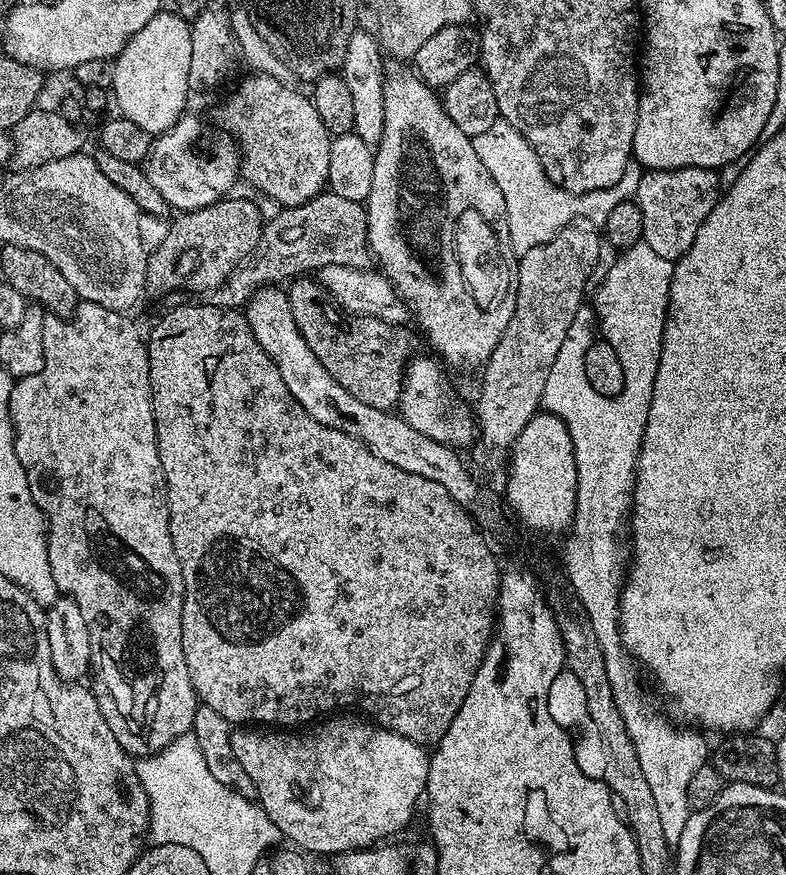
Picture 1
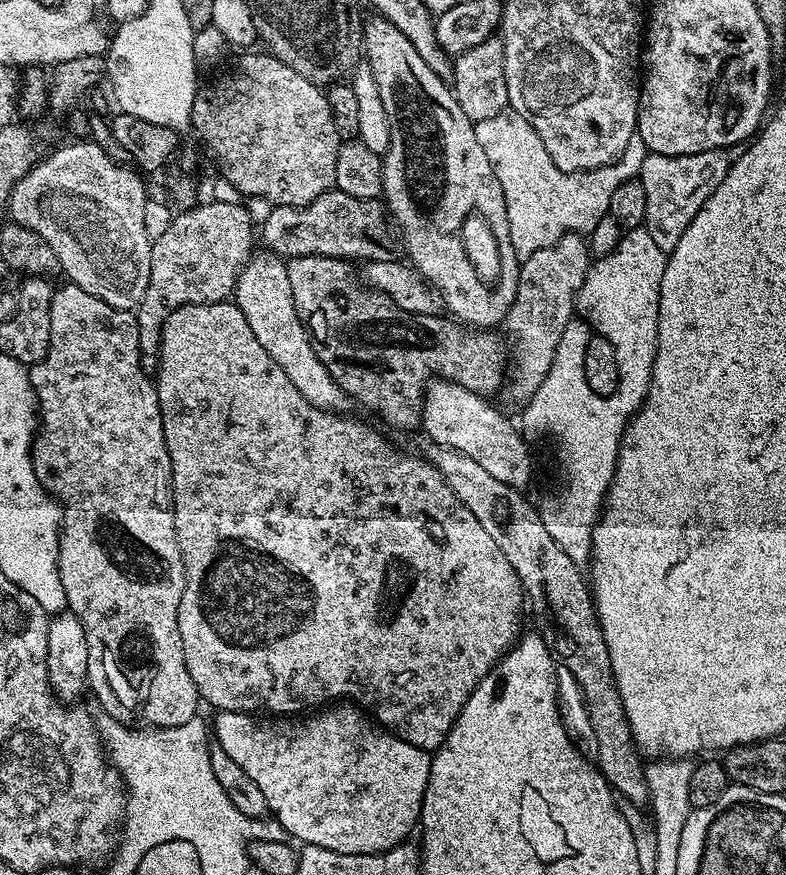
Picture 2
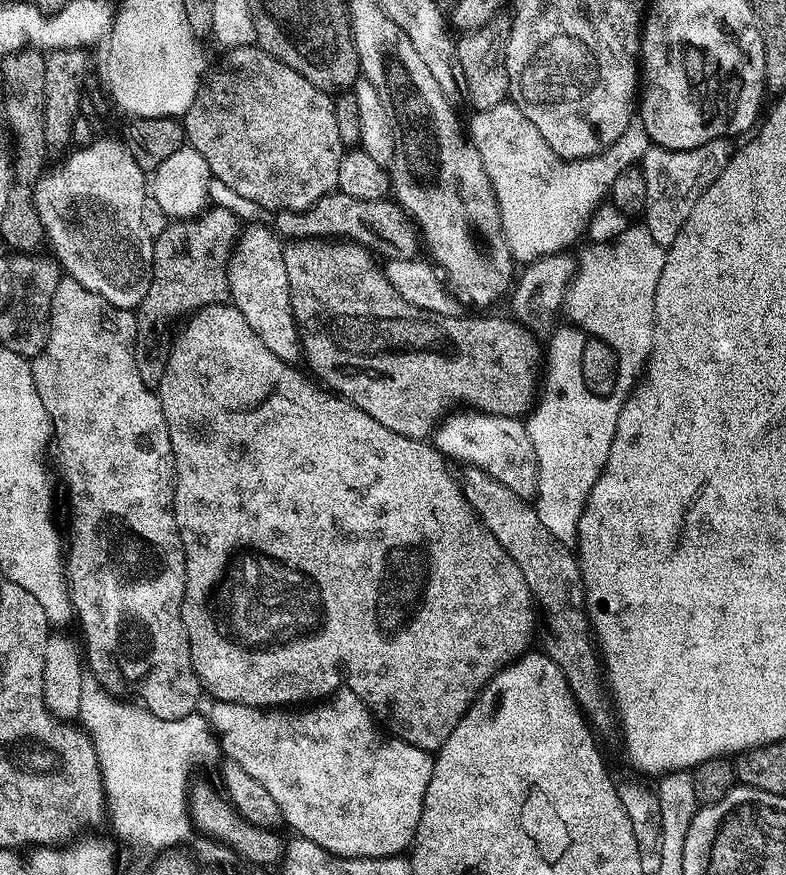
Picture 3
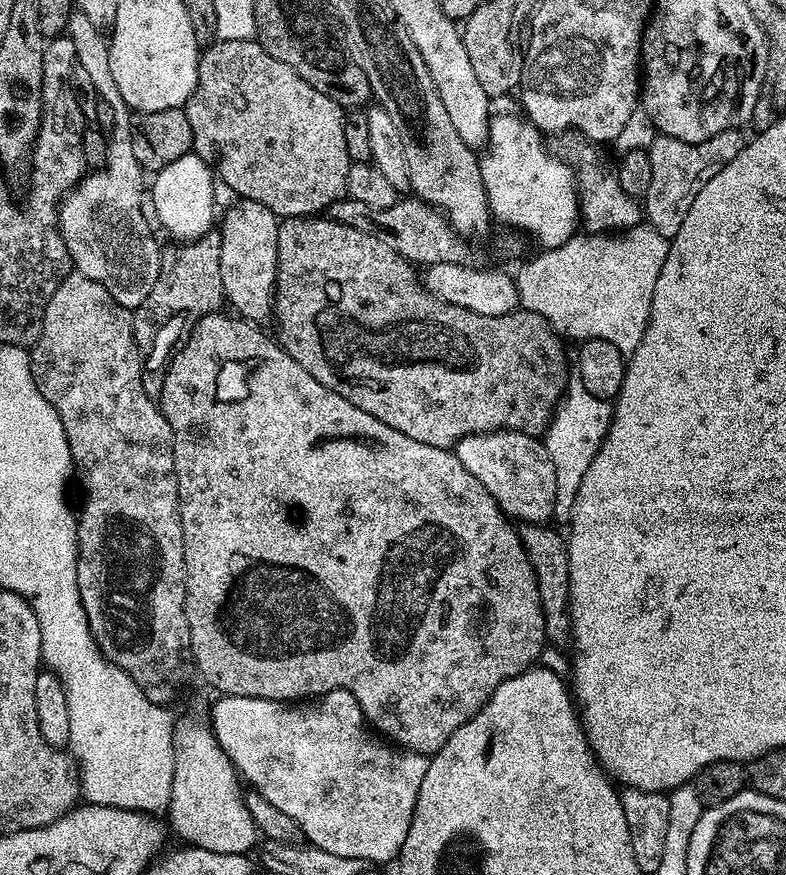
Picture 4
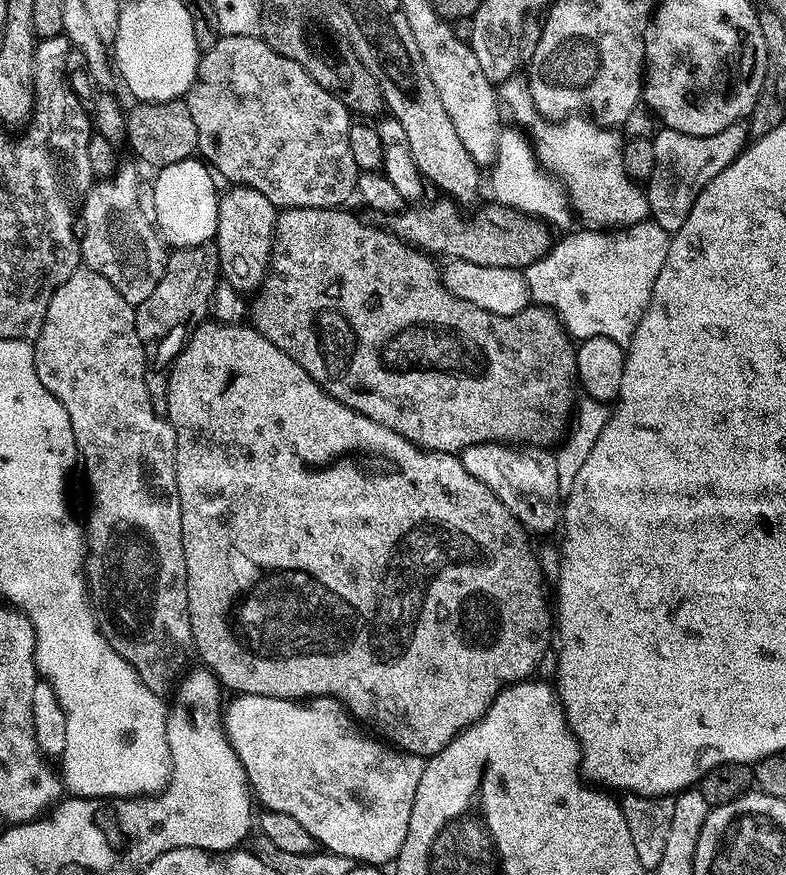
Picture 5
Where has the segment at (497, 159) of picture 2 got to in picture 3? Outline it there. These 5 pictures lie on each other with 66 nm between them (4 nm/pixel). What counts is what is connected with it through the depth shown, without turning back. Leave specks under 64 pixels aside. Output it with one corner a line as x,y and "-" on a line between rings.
511,102
500,103
490,109
472,112
472,121
467,121
466,132
472,145
482,158
482,166
490,178
495,190
496,202
499,204
499,216
502,222
503,237
515,263
524,266
546,256
555,256
568,250
579,236
587,231
589,218
611,193
614,178
622,174
622,170
639,165
650,146
646,126
642,126
639,118
634,118
622,130
622,138
614,142
597,156
587,156
585,160
563,160
554,150
550,150
550,142
538,134
538,126
518,110

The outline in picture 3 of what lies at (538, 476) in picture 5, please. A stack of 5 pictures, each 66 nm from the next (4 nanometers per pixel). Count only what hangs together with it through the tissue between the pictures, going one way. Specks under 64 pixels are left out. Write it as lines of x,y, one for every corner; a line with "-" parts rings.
468,414
472,416
452,416
439,425
434,434
434,446
440,455
449,461
461,460
461,465
471,466
485,472
489,478
497,480
506,490
526,501
531,501
537,495
538,486
538,462
534,454
534,446
530,442
525,421
512,416
485,416
483,414

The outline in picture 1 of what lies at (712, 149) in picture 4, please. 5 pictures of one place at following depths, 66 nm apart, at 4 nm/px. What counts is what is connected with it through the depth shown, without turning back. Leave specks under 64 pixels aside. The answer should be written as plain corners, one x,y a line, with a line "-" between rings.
675,168
665,172
645,171
639,177
636,205
642,210
643,243
670,261
677,261
694,242
698,226
714,210
722,195
721,177
711,168

